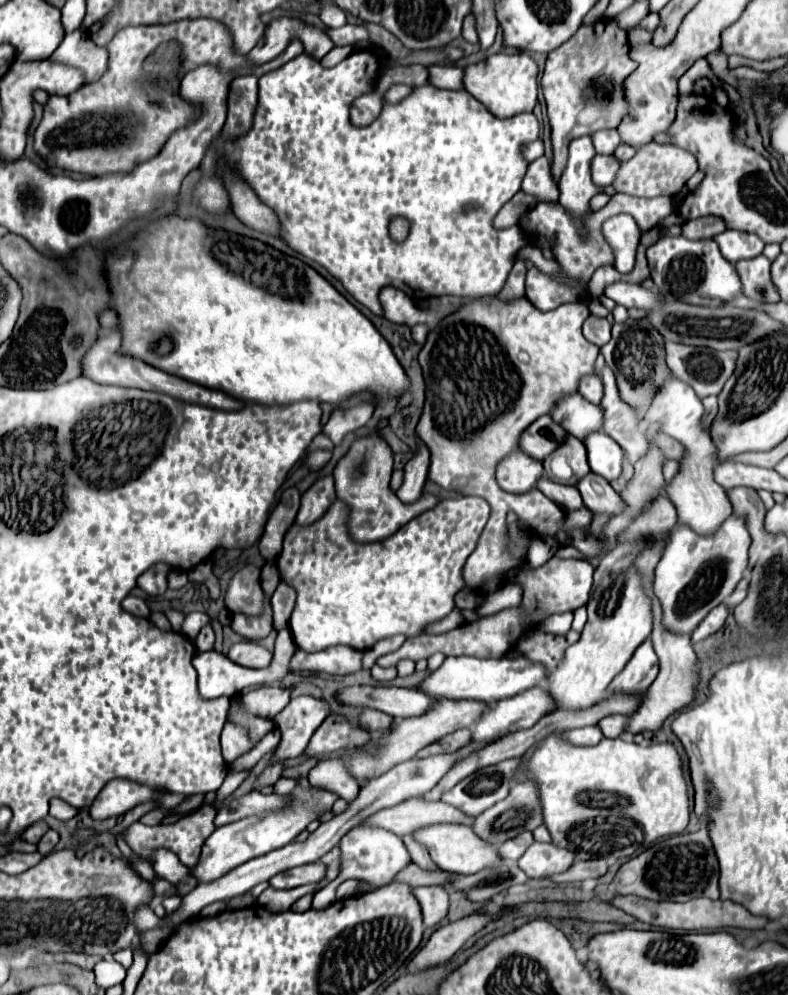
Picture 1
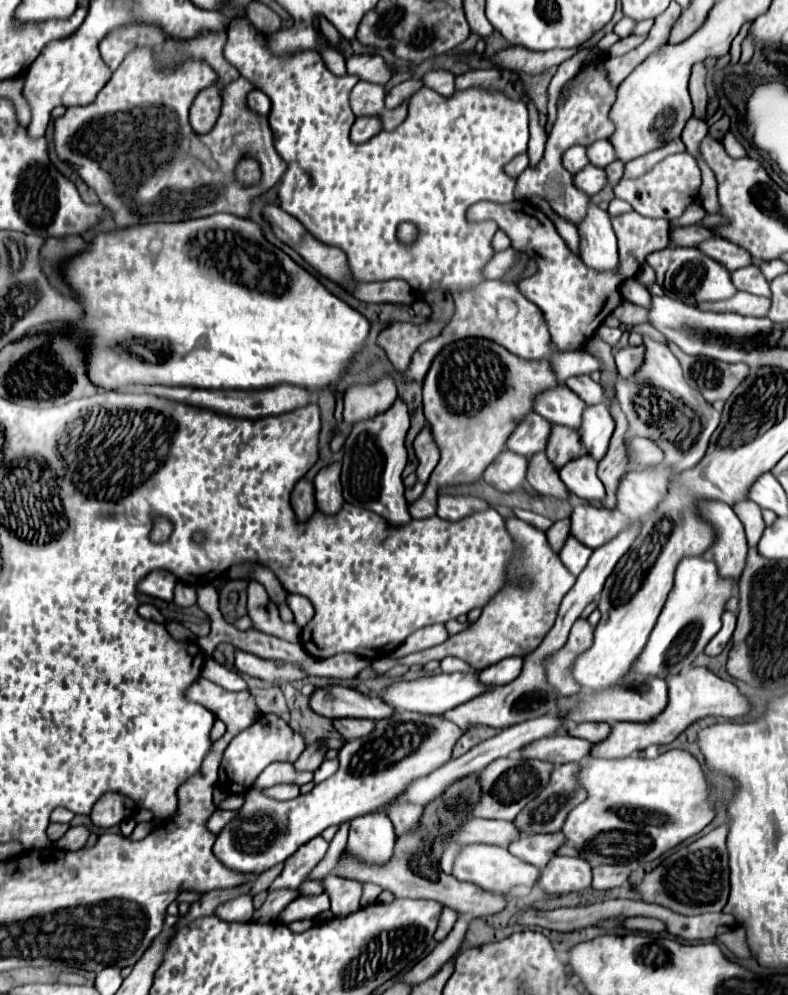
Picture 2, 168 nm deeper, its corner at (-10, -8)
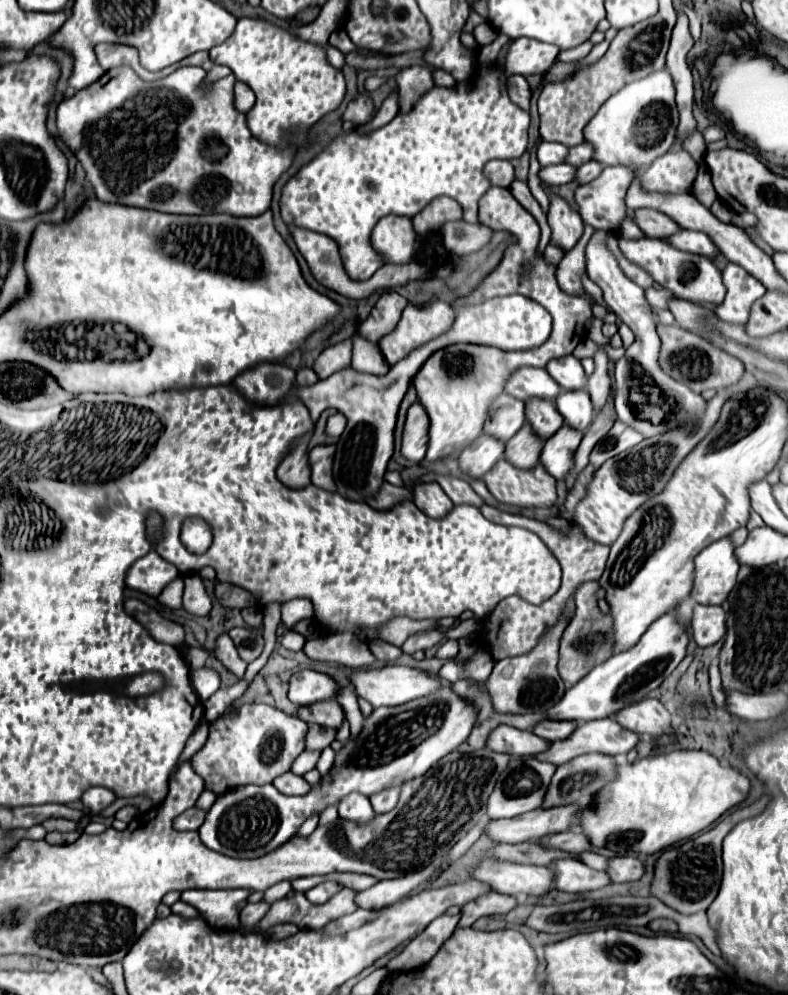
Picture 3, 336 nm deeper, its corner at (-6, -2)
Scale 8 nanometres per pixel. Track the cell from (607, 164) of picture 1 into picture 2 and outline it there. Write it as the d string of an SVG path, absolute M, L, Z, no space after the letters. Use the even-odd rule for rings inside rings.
M586 166L586 170L574 174L574 184L584 190L588 196L598 194L606 184L606 170L598 168L598 166Z

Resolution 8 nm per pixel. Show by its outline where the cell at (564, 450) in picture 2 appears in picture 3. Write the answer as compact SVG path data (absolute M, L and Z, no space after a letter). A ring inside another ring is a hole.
M530 400L530 404L526 404L526 420L542 440L550 438L564 422L550 400Z

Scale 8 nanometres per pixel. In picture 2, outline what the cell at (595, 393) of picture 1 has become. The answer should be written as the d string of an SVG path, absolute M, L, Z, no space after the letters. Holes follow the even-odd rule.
M574 376L566 380L566 386L576 392L588 406L594 406L598 402L604 402L604 390L598 382L594 382L590 376Z

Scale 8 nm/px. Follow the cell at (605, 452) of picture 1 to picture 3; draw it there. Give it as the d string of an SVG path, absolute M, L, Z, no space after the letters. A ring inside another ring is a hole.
M574 390L574 392L562 392L558 400L554 400L558 412L562 414L564 422L570 424L576 430L586 430L592 424L594 408L590 394L586 390Z

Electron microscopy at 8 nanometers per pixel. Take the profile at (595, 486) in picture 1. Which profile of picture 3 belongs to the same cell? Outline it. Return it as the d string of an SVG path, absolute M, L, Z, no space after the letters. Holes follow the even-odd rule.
M562 424L562 430L554 432L554 436L550 436L550 440L544 442L540 460L554 478L562 480L566 472L572 468L572 456L580 446L582 436L582 432L570 428L568 424Z

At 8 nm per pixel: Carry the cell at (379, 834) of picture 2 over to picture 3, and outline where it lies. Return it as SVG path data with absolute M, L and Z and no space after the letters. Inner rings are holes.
M358 794L346 796L346 800L342 800L342 804L338 804L338 814L342 818L358 822L358 824L364 824L376 816L370 800L366 796L358 796Z

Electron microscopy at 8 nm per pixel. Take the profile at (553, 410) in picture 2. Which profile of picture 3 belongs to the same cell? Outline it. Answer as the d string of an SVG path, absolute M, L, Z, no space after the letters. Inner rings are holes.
M518 368L518 372L506 380L506 394L518 400L528 400L534 396L554 400L560 392L562 388L558 388L558 384L542 368Z

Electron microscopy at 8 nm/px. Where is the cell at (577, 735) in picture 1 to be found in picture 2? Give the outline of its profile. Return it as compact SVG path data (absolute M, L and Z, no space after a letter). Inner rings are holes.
M550 736L530 746L522 748L524 758L538 758L552 764L566 764L566 762L582 762L590 756L594 744L586 742L584 738L574 736Z

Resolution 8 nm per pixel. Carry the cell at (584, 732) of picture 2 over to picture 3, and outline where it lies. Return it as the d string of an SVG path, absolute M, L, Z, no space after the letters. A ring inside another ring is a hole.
M544 720L544 722L538 722L532 730L536 732L536 736L542 736L544 740L562 740L562 738L568 738L576 728L576 722L572 720L566 720L566 722L558 722L558 720Z

